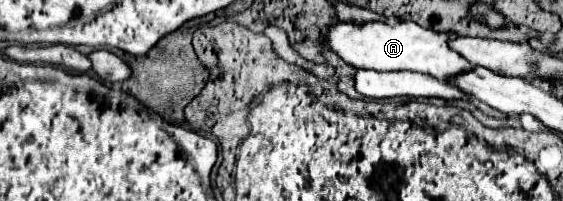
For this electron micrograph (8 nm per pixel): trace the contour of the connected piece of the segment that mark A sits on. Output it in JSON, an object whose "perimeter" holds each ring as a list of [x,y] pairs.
{"perimeter":[[[413,21],[405,23],[367,23],[367,25],[353,25],[353,23],[337,23],[327,29],[325,43],[347,63],[357,69],[375,69],[375,71],[417,71],[437,77],[439,81],[453,79],[461,73],[473,71],[473,65],[459,55],[455,49],[449,47],[457,33],[453,31],[433,31],[425,29]]]}

